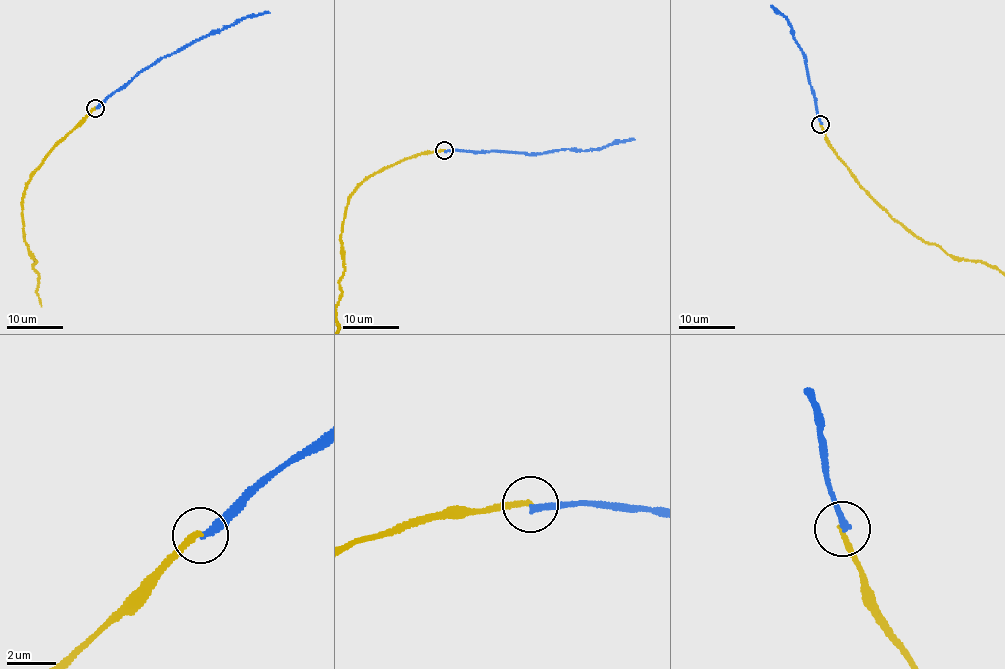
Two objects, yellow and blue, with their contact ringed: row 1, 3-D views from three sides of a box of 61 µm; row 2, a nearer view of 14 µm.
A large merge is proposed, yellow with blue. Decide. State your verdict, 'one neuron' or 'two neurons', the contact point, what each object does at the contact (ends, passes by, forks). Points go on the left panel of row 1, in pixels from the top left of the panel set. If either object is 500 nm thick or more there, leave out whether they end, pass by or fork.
two neurons | (95, 108) | yellow ends | blue ends

